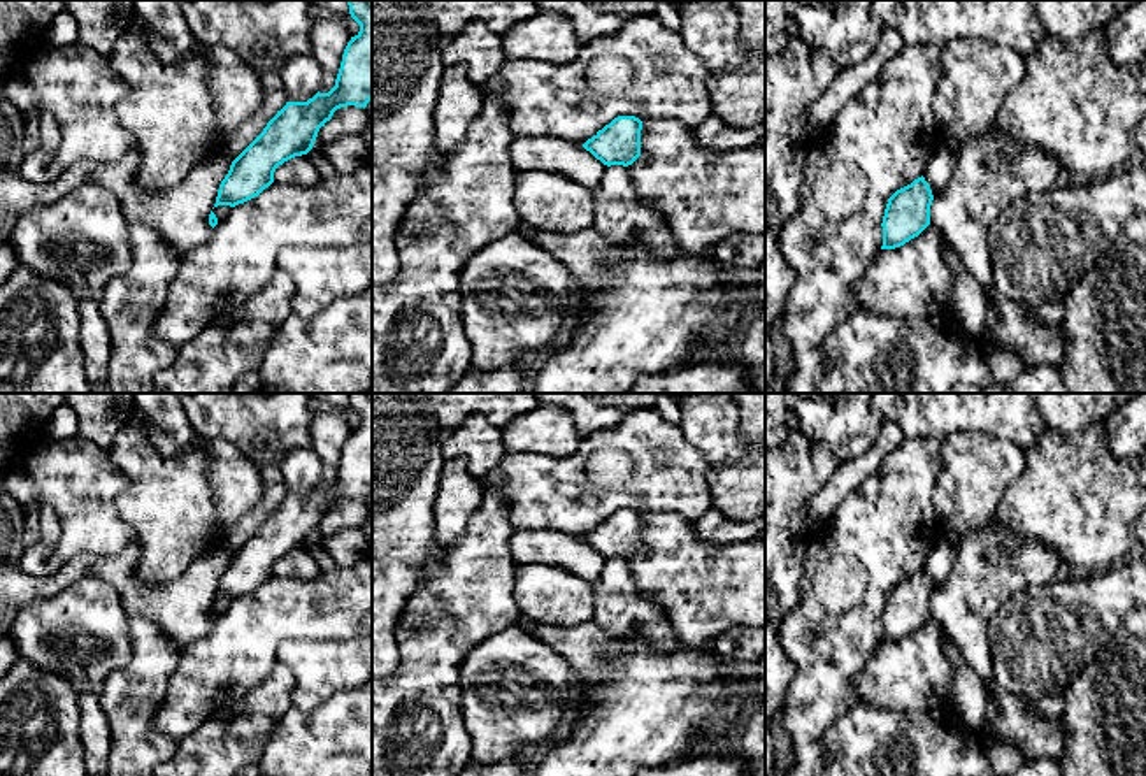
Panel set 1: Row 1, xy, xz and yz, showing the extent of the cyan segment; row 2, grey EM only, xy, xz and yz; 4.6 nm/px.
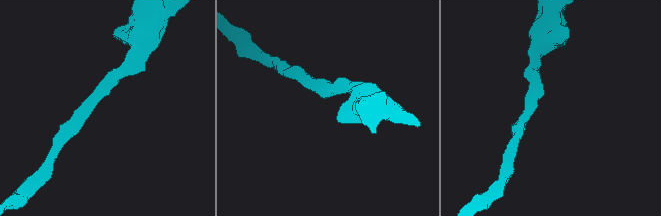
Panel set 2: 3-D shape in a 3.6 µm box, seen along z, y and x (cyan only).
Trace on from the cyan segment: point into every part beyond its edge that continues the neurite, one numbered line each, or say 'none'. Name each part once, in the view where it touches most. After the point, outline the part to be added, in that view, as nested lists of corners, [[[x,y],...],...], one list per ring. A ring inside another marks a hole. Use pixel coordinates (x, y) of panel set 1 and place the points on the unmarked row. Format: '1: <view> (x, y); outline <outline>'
none

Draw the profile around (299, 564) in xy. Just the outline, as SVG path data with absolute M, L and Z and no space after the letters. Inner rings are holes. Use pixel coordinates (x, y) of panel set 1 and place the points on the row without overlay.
M307 548L284 555L274 565L274 576L288 579L312 579L319 571L319 565Z

